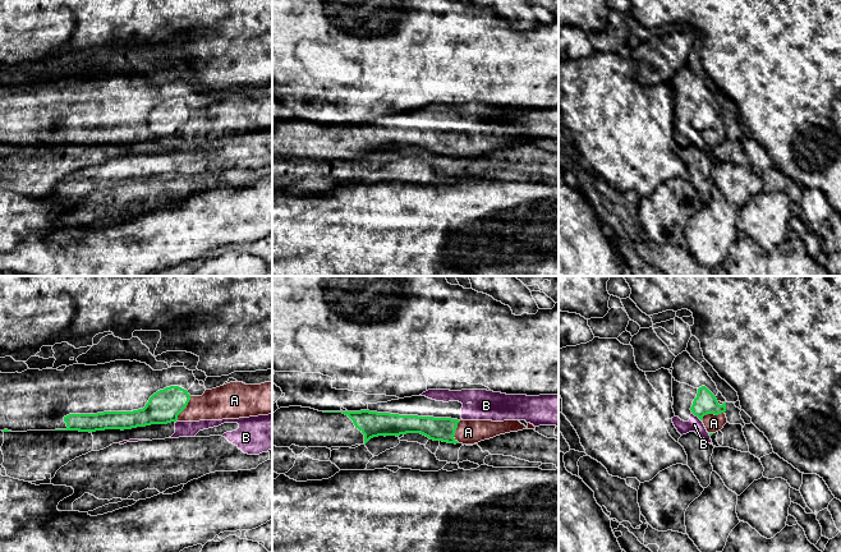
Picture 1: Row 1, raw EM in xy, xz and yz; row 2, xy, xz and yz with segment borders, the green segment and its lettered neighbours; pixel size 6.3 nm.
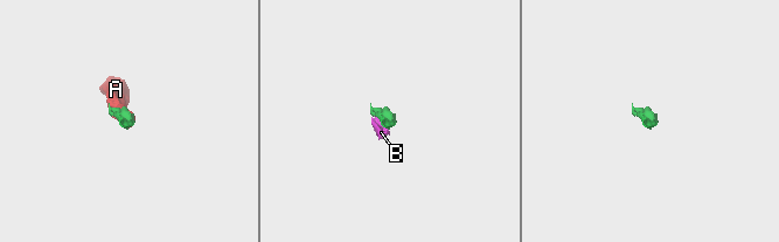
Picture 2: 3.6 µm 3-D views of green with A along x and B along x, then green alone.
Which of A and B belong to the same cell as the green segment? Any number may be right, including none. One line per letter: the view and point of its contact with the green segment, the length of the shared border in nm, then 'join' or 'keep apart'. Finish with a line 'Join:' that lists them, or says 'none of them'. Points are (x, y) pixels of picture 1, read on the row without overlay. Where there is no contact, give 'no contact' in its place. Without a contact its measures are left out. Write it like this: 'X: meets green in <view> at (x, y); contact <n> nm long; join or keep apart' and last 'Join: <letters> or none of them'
A: meets green in xy at (184, 122); contact 190 nm long; join
B: meets green in yz at (697, 129); contact 90 nm long; keep apart
Join: A

